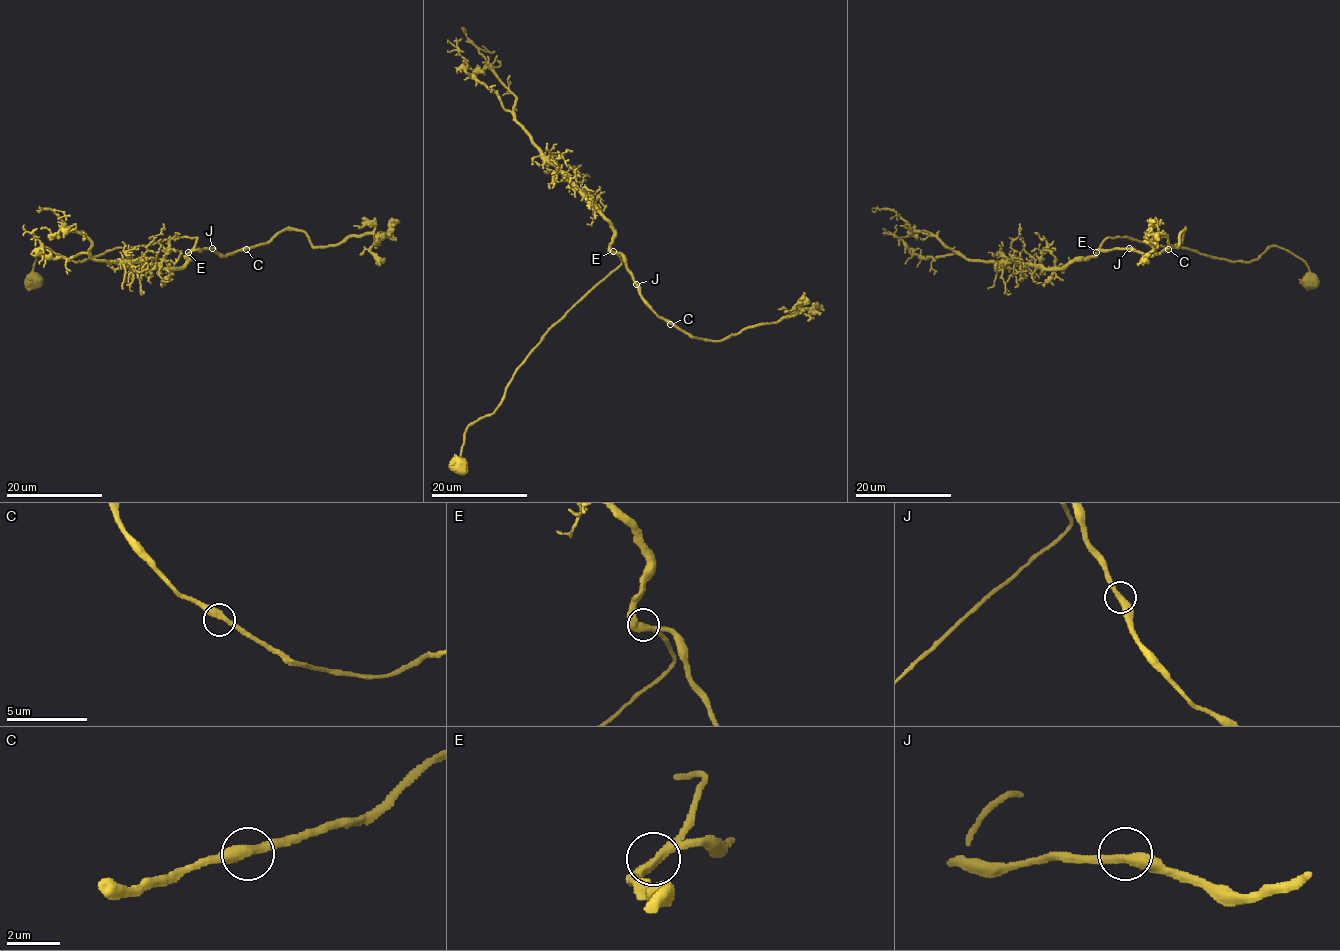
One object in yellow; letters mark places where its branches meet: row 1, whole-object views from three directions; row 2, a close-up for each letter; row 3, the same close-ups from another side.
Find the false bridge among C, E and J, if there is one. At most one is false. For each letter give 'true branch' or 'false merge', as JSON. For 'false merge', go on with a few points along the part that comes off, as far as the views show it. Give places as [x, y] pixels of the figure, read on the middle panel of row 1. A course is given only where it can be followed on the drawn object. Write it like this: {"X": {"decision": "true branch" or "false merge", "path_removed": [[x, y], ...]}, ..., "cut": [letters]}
{"C": {"decision": "true branch"}, "E": {"decision": "true branch"}, "J": {"decision": "true branch"}, "cut": []}

